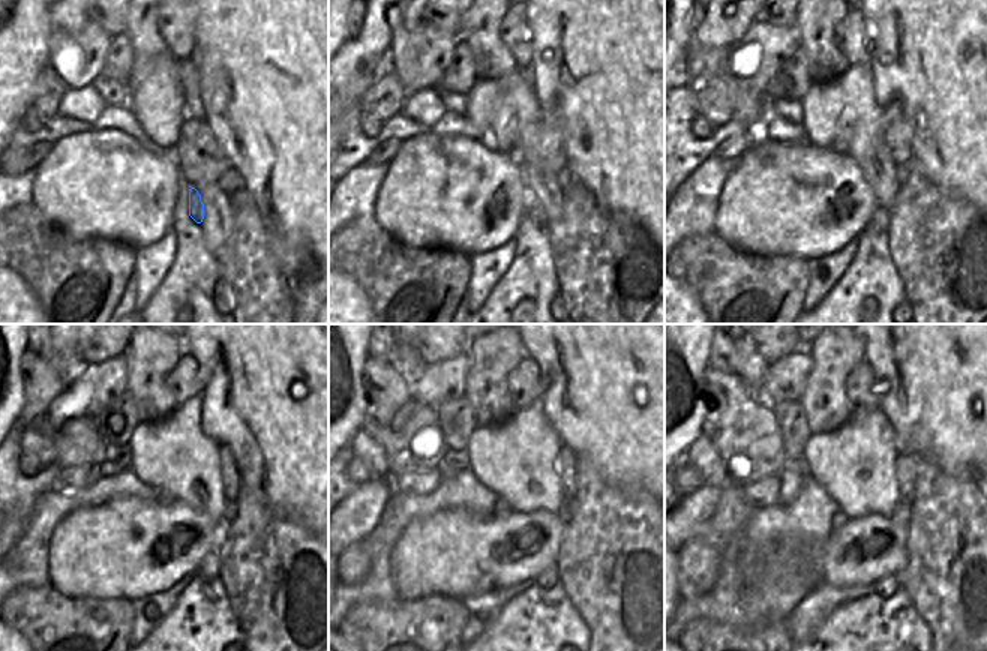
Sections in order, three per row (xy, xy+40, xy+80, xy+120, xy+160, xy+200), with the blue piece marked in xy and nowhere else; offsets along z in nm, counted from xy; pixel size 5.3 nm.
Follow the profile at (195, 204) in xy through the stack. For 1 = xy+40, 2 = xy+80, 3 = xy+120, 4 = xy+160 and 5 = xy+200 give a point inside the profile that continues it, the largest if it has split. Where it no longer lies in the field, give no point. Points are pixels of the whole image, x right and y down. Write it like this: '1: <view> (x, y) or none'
1: xy+40 (534, 212)
2: xy+80 (881, 221)
3: xy+120 (209, 569)
4: xy+160 (549, 578)
5: xy+200 (887, 587)

